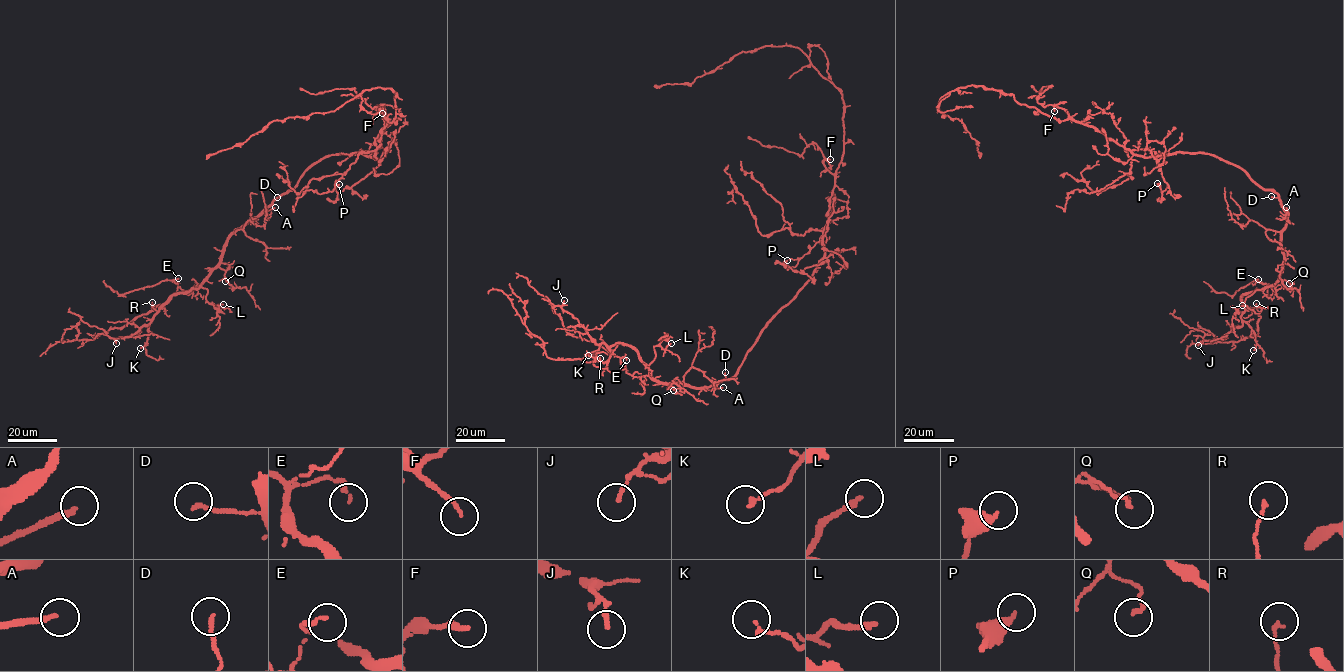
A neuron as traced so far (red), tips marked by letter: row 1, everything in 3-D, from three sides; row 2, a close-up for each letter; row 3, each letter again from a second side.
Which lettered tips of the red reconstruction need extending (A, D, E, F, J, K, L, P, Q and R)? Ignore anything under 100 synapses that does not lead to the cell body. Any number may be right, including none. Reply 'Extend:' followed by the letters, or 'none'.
Extend: A

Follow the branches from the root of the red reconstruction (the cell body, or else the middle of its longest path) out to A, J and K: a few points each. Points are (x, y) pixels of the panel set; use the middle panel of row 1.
A: (788, 303), (763, 329), (736, 373), (705, 389), (723, 387)
J: (788, 303), (763, 329), (734, 376), (692, 387), (660, 383), (630, 346), (598, 344), (562, 308), (564, 300)
K: (788, 303), (736, 373), (707, 387), (660, 383), (621, 343), (602, 343), (594, 358), (588, 355)

